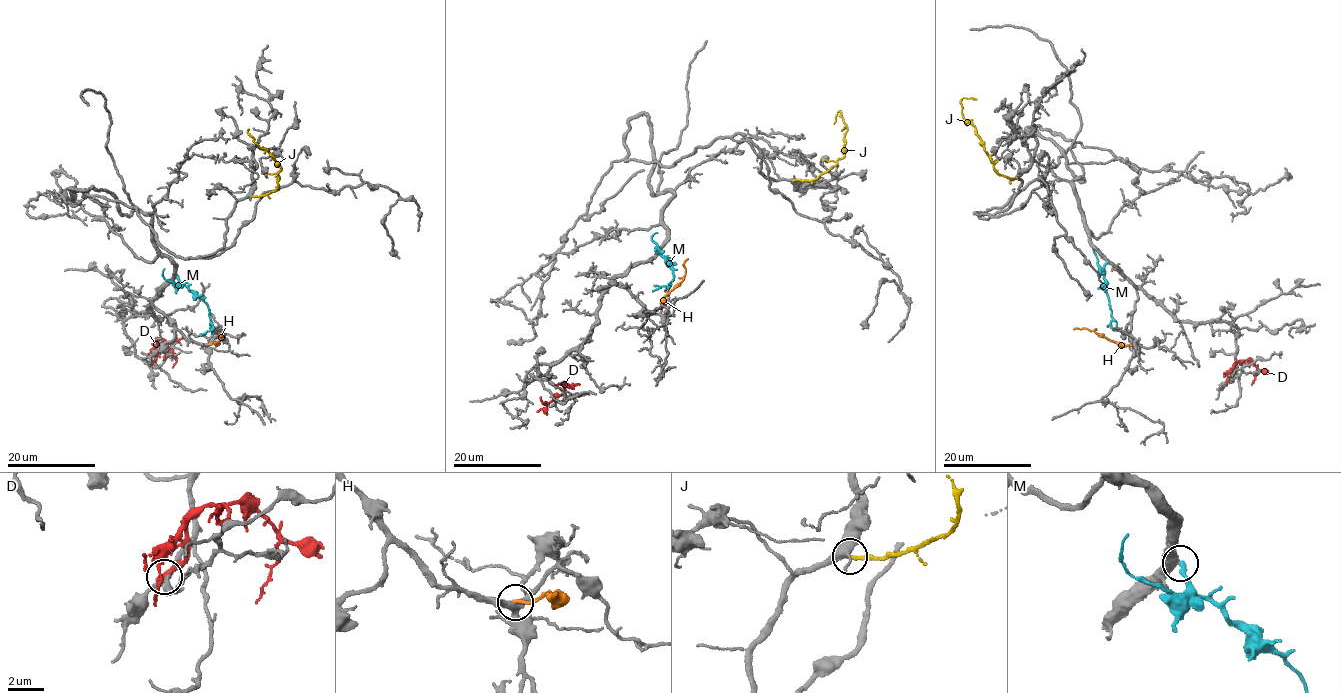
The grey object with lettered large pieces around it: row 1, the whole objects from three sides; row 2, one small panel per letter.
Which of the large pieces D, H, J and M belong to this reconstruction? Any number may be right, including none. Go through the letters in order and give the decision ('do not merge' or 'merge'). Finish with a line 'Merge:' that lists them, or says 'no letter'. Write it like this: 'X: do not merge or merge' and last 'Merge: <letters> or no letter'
D: do not merge
H: do not merge
J: do not merge
M: do not merge
Merge: no letter

